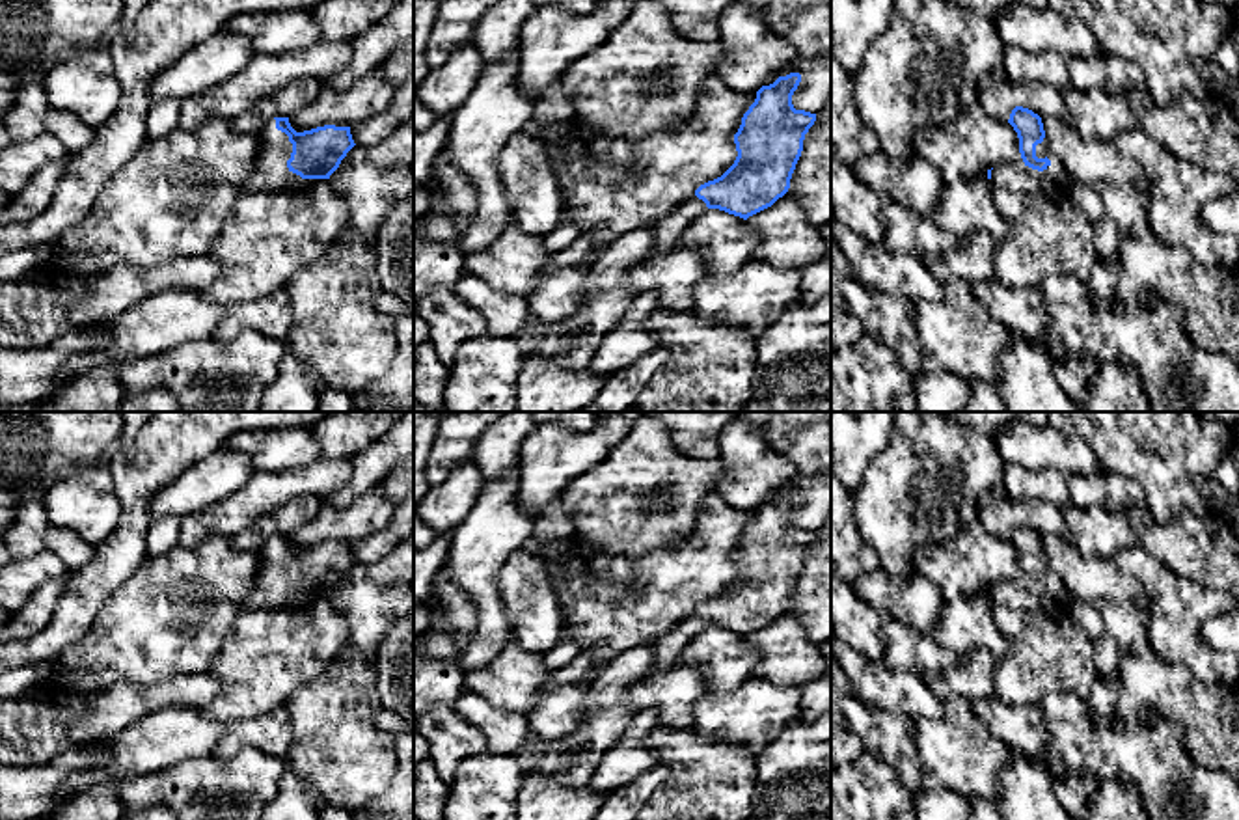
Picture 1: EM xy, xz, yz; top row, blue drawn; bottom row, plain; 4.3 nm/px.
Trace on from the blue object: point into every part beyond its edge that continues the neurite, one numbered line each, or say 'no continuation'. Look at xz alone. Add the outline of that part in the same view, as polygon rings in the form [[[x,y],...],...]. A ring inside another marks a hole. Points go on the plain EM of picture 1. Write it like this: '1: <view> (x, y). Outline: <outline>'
1: xz (667, 647). Outline: [[[693,611],[676,622],[665,636],[658,637],[654,641],[654,662],[648,667],[645,678],[673,669],[682,649],[688,647],[689,641],[704,628],[708,628],[706,621]]]

